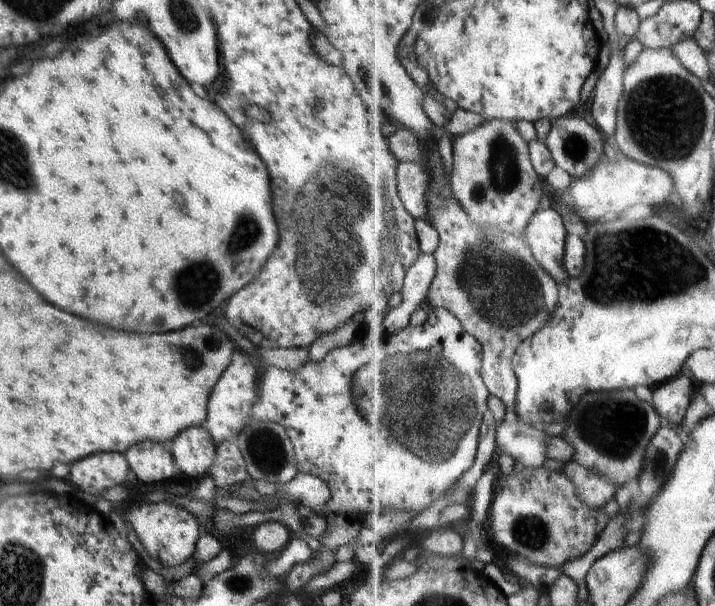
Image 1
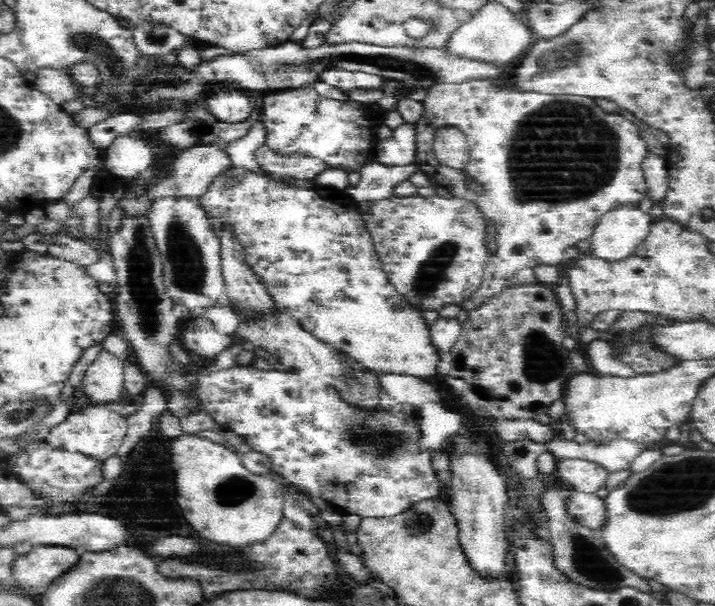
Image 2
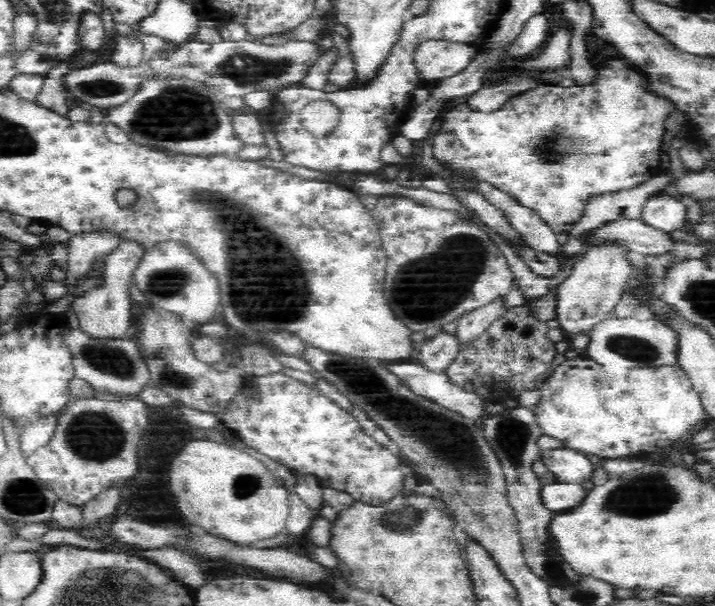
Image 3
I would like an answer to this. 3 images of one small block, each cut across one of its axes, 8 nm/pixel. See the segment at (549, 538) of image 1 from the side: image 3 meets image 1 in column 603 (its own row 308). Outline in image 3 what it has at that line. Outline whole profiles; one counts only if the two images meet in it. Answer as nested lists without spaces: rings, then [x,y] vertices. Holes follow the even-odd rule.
[[[527,303],[523,307],[511,307],[507,309],[506,314],[503,314],[500,318],[495,318],[494,322],[490,322],[490,326],[486,327],[484,332],[474,336],[468,344],[461,345],[459,354],[444,372],[447,374],[449,381],[464,393],[474,394],[487,402],[518,401],[520,396],[524,396],[526,392],[540,390],[545,377],[550,375],[548,372],[552,370],[554,358],[558,356],[558,348],[556,348],[557,343],[548,338],[549,330],[548,322],[536,317]]]

